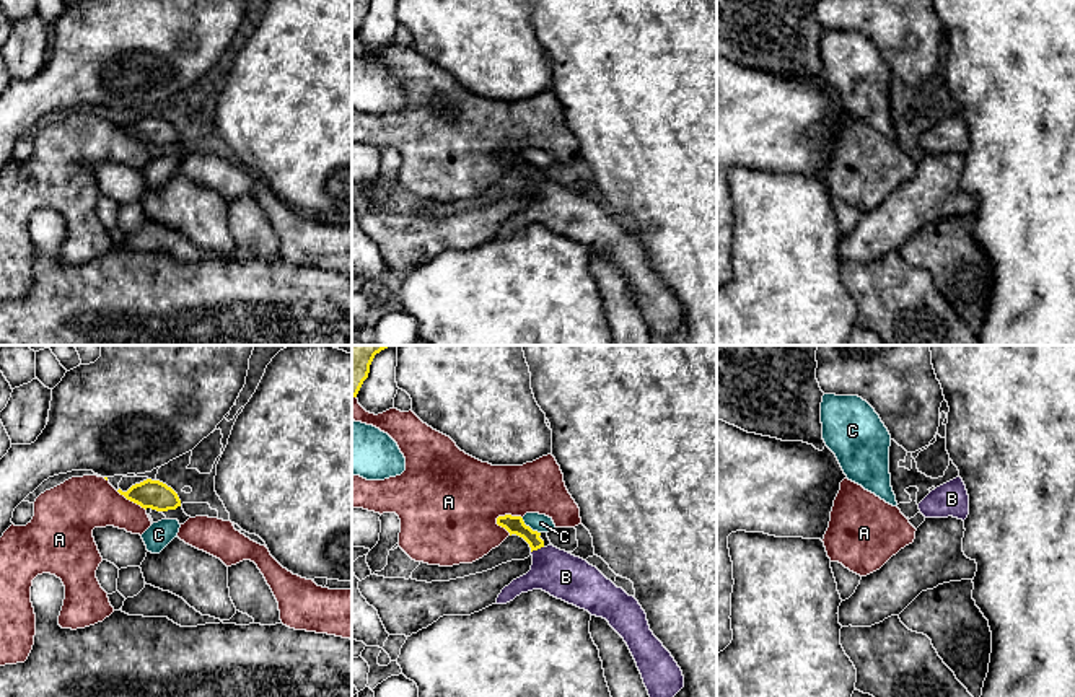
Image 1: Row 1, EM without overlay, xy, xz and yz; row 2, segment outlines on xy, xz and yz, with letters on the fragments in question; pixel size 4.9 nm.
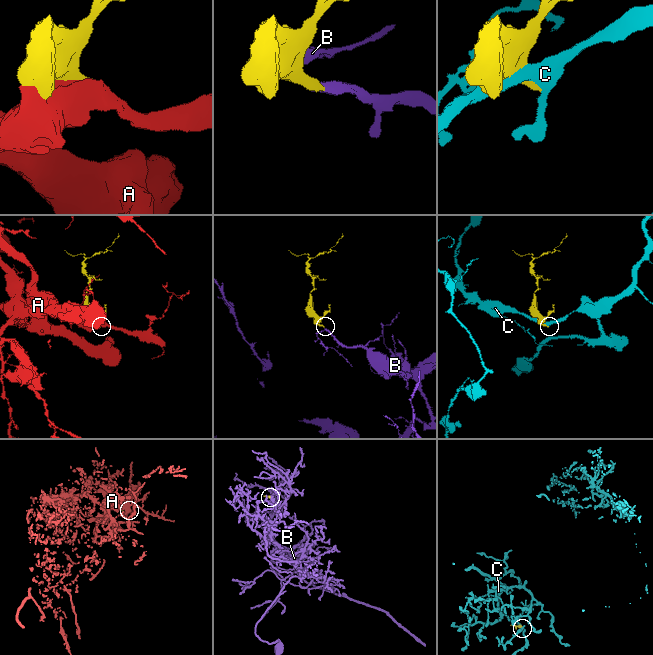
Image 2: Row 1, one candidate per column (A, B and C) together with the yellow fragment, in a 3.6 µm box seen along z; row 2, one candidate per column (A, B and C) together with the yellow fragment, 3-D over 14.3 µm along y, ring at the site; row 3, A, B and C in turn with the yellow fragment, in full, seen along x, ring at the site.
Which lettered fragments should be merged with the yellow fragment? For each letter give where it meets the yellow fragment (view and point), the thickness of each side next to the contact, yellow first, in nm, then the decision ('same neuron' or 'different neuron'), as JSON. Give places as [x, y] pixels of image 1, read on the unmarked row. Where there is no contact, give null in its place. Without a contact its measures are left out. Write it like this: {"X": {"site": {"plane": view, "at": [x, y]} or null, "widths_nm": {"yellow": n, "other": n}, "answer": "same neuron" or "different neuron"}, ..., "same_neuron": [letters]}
{"A": {"site": {"plane": "xz", "at": [507, 150]}, "widths_nm": {"yellow": 90, "other": 420}, "answer": "different neuron"}, "B": {"site": {"plane": "xz", "at": [536, 184]}, "widths_nm": {"yellow": 90, "other": 220}, "answer": "same neuron"}, "C": {"site": {"plane": "xz", "at": [528, 162]}, "widths_nm": {"yellow": 90, "other": 90}, "answer": "different neuron"}, "same_neuron": ["B"]}

